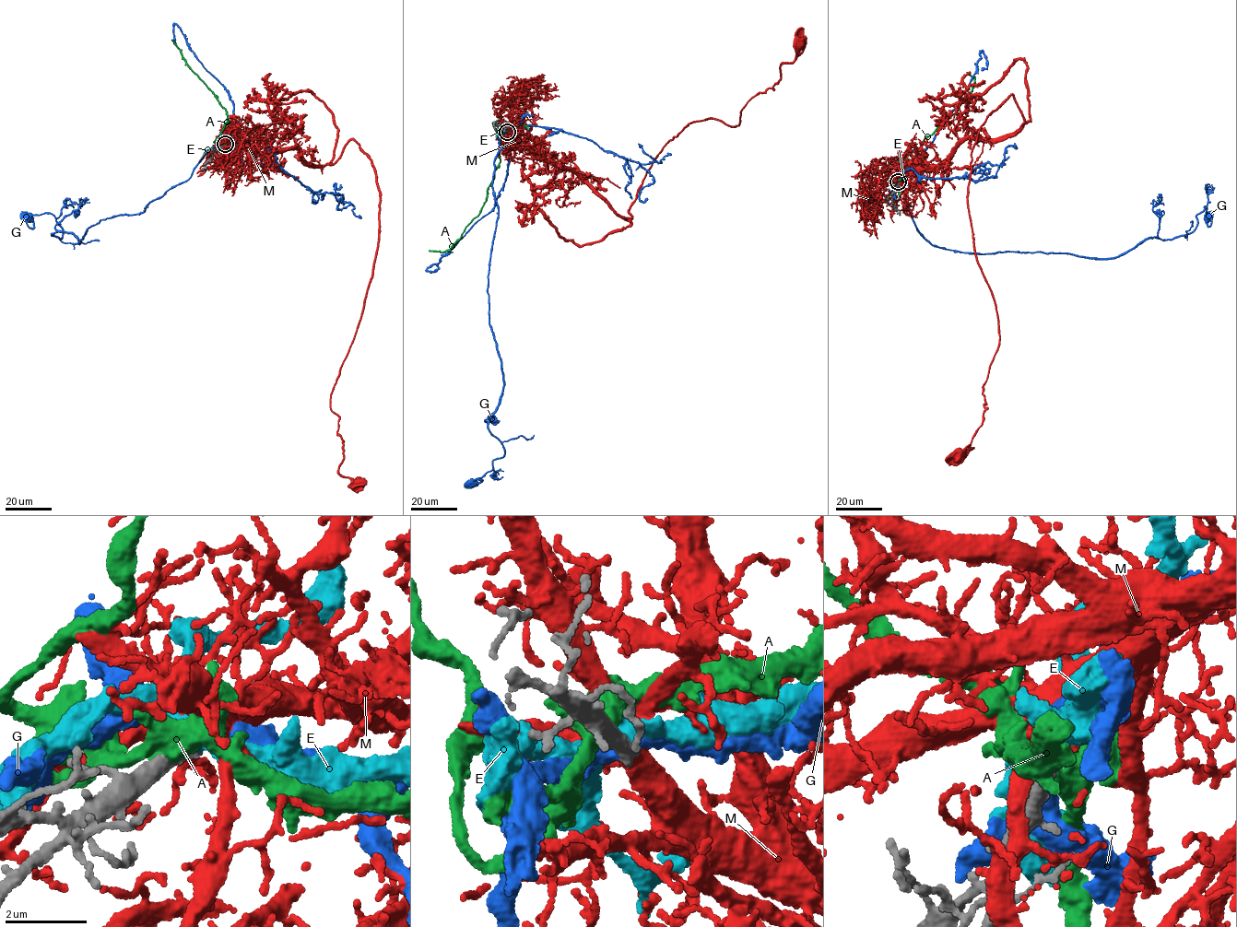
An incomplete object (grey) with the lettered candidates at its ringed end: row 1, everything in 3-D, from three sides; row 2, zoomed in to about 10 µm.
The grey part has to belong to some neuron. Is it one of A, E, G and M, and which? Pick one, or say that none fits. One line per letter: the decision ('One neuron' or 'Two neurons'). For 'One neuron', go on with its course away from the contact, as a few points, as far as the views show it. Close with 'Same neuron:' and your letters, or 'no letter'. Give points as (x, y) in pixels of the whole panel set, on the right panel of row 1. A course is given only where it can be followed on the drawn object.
A: Two neurons
E: Two neurons
G: Two neurons
M: One neuron. Its course: (899, 182), (967, 139), (1018, 128), (1012, 95), (971, 153), (968, 207), (999, 341), (982, 425), (959, 456)
Same neuron: M

